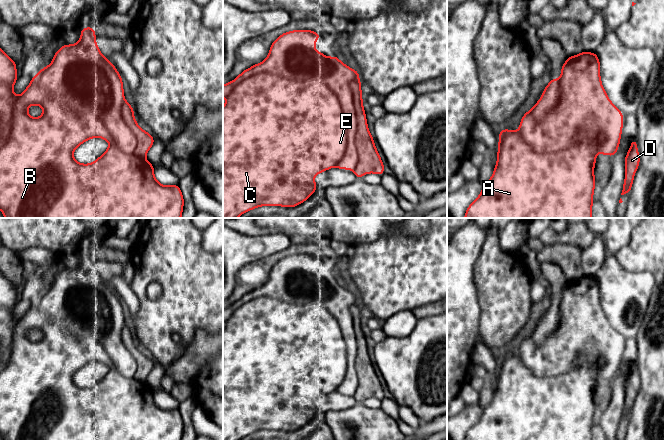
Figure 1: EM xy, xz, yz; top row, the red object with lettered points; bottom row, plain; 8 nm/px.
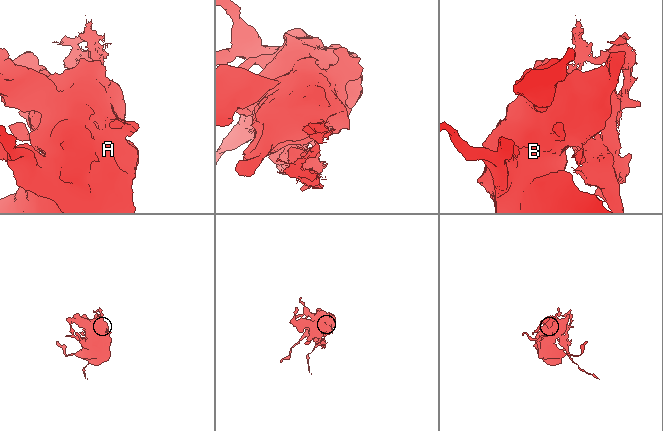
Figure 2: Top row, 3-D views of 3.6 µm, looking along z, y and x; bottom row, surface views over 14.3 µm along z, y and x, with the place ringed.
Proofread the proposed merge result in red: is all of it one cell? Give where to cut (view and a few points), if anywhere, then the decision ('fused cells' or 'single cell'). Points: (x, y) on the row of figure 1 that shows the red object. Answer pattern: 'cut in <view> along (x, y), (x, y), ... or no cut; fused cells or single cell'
cut in xz along (357, 78), (350, 83), (357, 120), (357, 164), (352, 169); fused cells

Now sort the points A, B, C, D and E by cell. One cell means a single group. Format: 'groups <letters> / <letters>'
groups A B C E / D

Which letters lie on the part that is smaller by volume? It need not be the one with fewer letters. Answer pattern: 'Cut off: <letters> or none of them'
Cut off: D

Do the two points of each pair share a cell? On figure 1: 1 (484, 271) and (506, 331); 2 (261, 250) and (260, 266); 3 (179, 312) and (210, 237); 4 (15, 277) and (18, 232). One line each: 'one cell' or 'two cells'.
1: one cell
2: two cells
3: two cells
4: two cells

